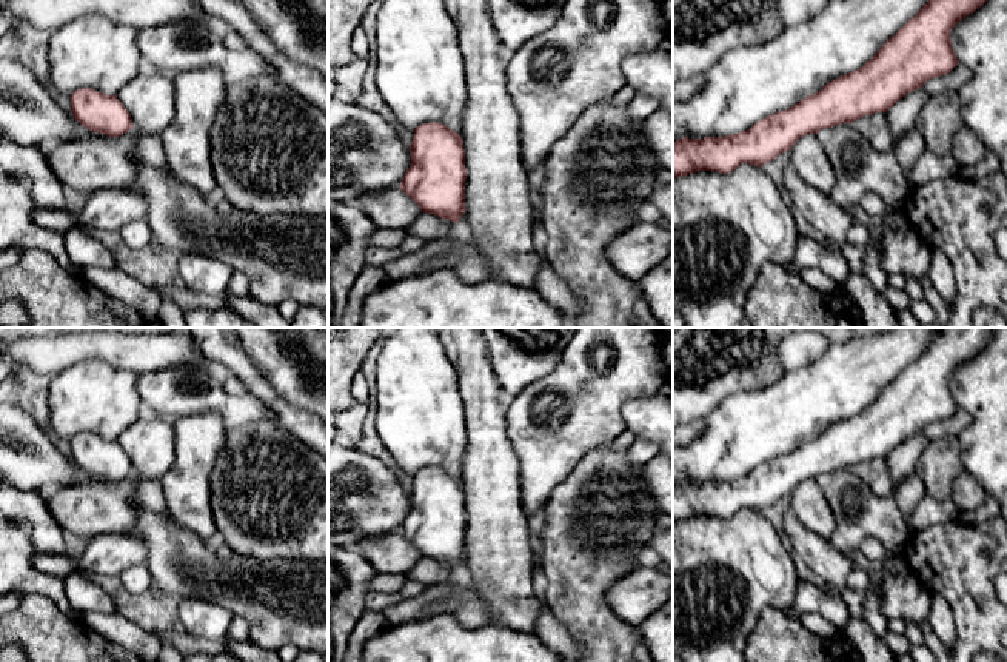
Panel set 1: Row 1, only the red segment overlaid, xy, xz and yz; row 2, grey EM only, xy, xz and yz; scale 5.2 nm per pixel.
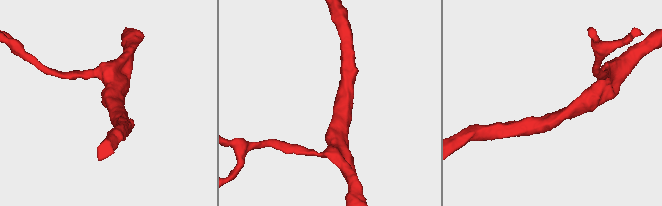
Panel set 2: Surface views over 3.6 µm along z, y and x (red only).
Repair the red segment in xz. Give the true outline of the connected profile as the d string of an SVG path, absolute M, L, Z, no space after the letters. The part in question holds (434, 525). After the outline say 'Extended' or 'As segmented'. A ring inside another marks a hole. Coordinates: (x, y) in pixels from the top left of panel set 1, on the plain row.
M397 328L377 357L376 430L405 473L414 476L411 508L399 533L422 557L459 567L465 554L463 456L467 420L457 373L439 337L440 328Z. Extended

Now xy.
M86 359L65 368L51 380L48 391L51 428L60 439L71 443L74 463L92 477L105 479L108 482L120 482L134 473L129 457L117 440L132 423L139 420L142 400L137 391L137 377L137 373L117 369L105 360Z. Extended

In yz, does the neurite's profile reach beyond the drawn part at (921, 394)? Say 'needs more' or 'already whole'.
needs more

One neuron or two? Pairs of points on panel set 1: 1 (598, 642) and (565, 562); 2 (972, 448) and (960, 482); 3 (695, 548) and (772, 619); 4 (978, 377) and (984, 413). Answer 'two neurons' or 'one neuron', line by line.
1: one neuron
2: two neurons
3: two neurons
4: one neuron

